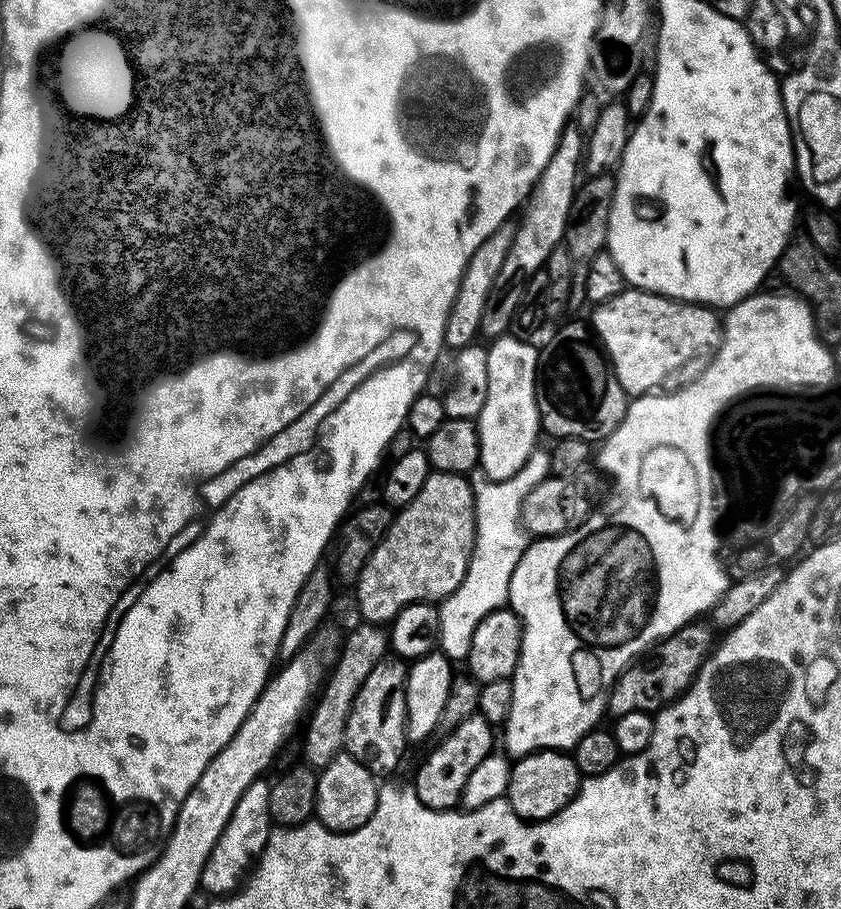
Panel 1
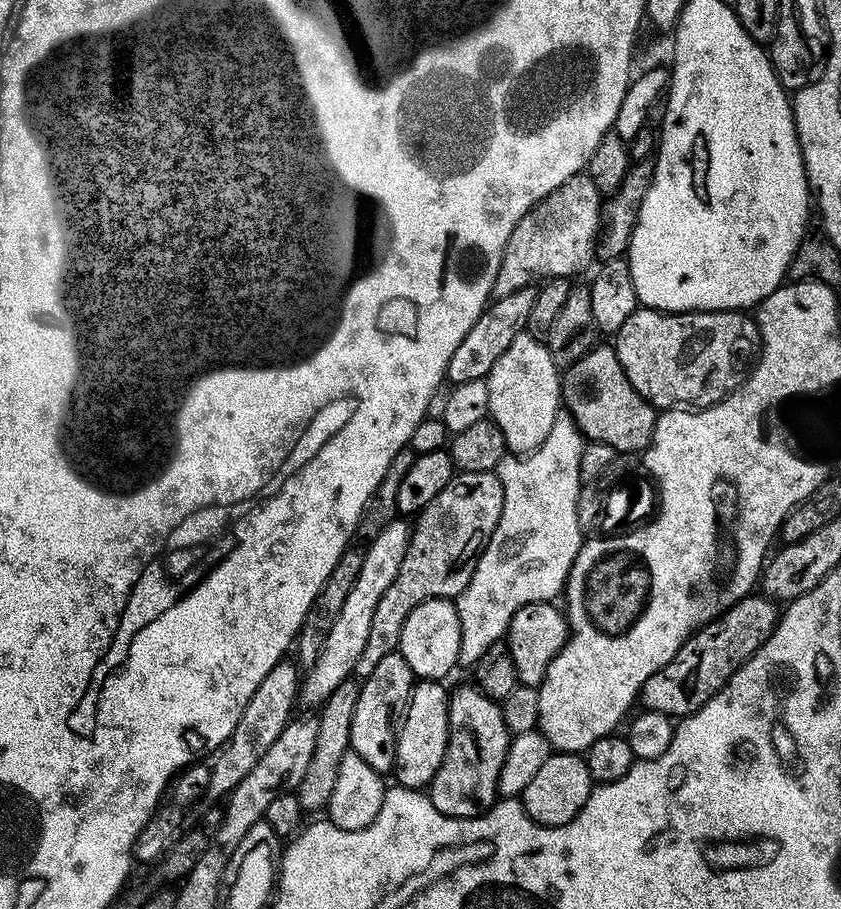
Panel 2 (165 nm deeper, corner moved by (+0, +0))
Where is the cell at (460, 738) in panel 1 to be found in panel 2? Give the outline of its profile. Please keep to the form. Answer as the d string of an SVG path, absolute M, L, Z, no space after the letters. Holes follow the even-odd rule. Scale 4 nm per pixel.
M468 682L461 688L452 688L448 697L448 745L442 758L442 766L434 774L431 784L426 789L426 795L432 799L432 804L443 816L470 818L481 816L488 811L498 799L500 787L498 778L502 774L502 762L506 762L510 733L502 718L500 704L491 700L485 692L481 692L475 683Z

